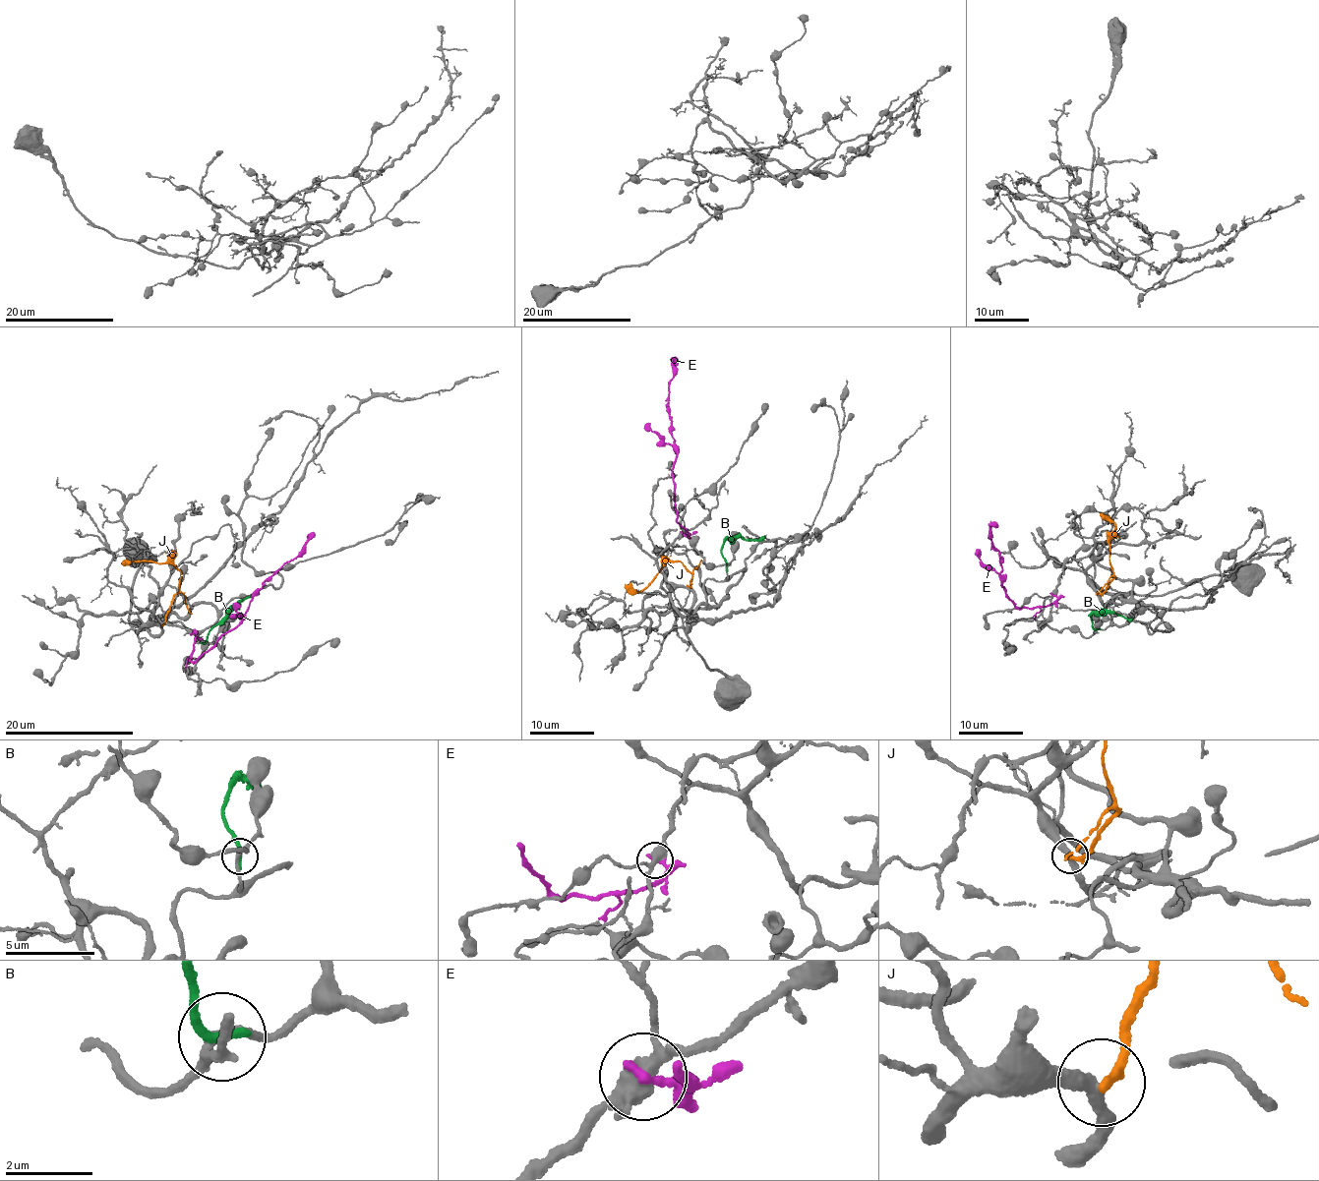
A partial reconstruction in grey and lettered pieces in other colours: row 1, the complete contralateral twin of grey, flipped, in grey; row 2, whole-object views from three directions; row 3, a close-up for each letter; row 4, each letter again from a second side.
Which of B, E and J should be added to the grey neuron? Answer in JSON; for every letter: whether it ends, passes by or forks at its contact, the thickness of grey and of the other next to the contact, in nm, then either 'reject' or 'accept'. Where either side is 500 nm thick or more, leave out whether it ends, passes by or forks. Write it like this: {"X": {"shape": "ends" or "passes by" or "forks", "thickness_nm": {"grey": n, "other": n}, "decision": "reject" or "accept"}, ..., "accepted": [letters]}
{"B": {"shape": "ends", "thickness_nm": {"grey": 180, "other": 240}, "decision": "reject"}, "E": {"shape": "ends", "thickness_nm": {"grey": 360, "other": 200}, "decision": "reject"}, "J": {"shape": "ends", "thickness_nm": {"grey": 320, "other": 240}, "decision": "reject"}, "accepted": []}

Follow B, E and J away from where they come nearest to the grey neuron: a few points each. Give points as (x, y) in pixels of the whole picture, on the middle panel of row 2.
B: (726, 566), (721, 553), (726, 540), (741, 536), (747, 540), (757, 540), (763, 536)
E: (683, 533), (689, 534), (677, 514), (671, 476), (677, 449), (669, 430), (672, 419), (667, 397), (676, 360)
J: (688, 586), (690, 586), (691, 572), (678, 560), (663, 564), (650, 583), (638, 592), (624, 583)

